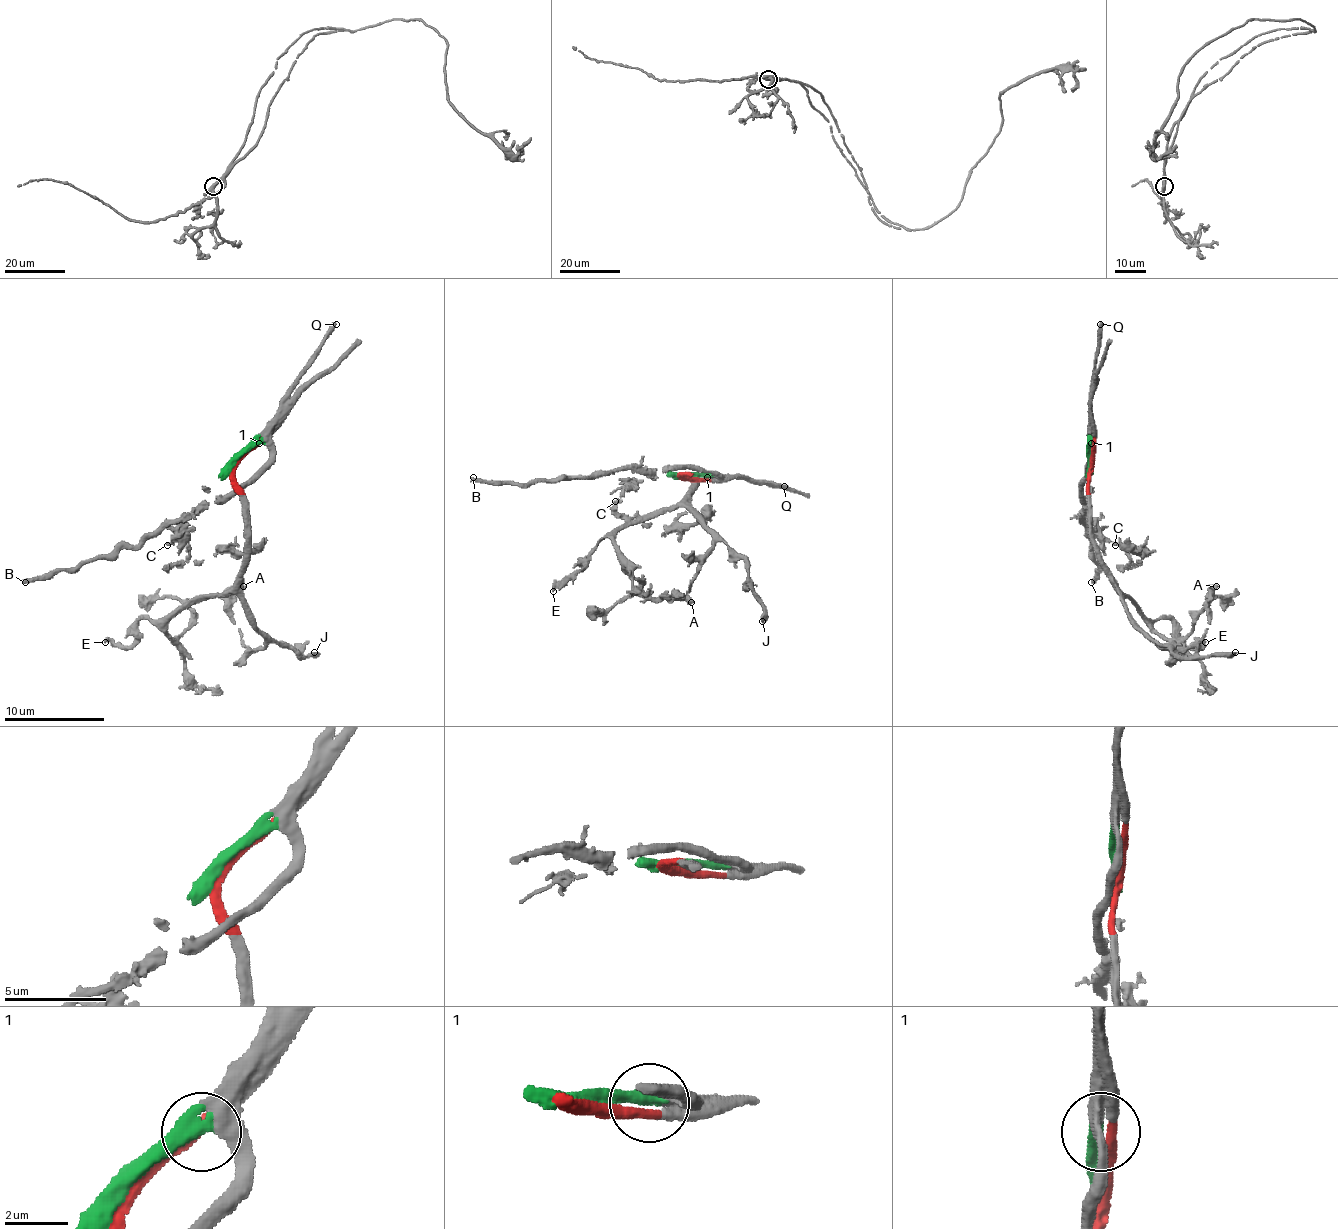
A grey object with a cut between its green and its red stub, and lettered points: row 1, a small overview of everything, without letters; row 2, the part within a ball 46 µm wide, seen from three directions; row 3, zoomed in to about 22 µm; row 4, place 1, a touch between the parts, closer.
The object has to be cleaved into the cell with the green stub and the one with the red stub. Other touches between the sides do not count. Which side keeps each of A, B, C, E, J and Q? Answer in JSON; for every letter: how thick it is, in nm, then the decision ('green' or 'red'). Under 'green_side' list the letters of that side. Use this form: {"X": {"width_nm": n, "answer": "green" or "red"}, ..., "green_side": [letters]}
{"A": {"width_nm": 360, "answer": "red"}, "B": {"width_nm": 360, "answer": "green"}, "C": {"width_nm": 190, "answer": "green"}, "E": {"width_nm": 280, "answer": "red"}, "J": {"width_nm": 360, "answer": "red"}, "Q": {"width_nm": 360, "answer": "green"}, "green_side": ["B", "C", "Q"]}

